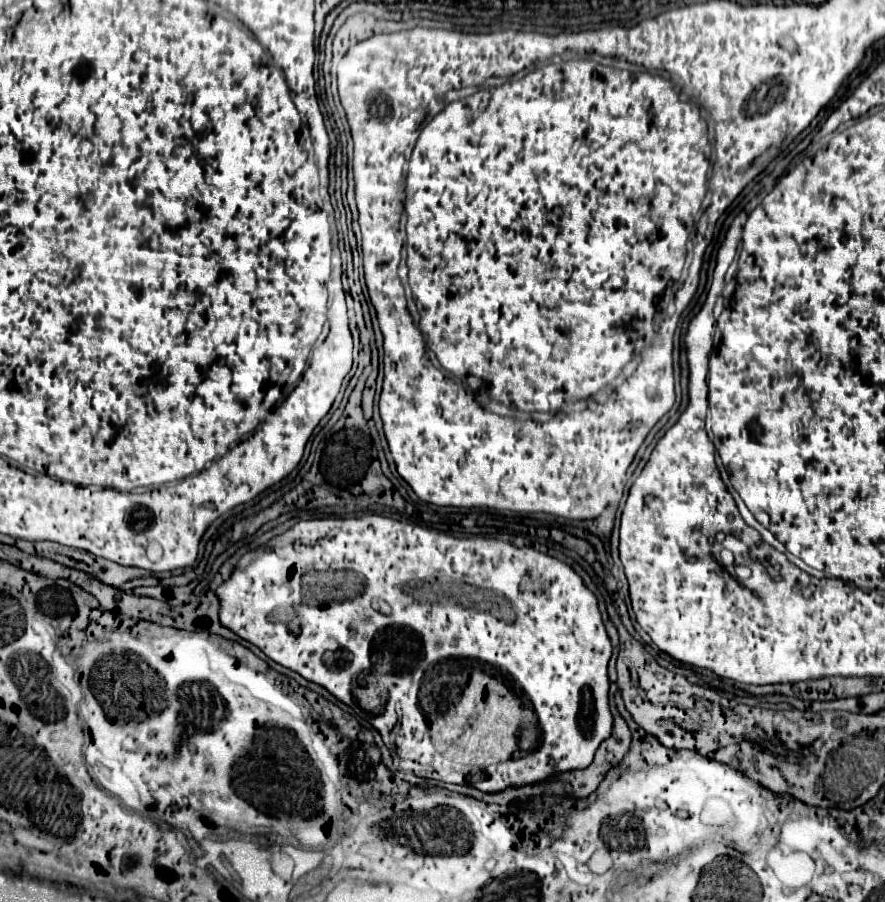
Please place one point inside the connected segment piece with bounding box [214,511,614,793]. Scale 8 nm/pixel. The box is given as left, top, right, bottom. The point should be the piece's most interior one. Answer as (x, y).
(473, 596)

